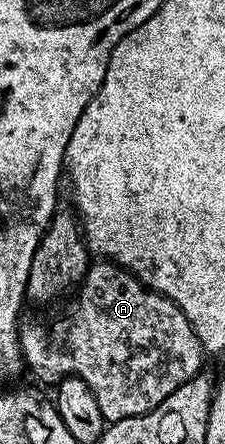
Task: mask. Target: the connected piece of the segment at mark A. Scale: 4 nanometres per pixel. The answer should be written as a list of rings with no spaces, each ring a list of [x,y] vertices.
[[[95,262],[88,267],[87,272],[83,276],[83,280],[79,283],[77,289],[77,297],[79,301],[75,304],[75,313],[67,320],[67,325],[64,328],[59,328],[55,332],[55,337],[51,341],[47,341],[47,328],[43,324],[38,324],[37,321],[31,320],[20,323],[19,325],[19,345],[23,351],[23,363],[39,380],[44,380],[45,383],[54,385],[62,378],[67,376],[75,376],[81,379],[89,386],[93,397],[97,400],[100,406],[101,414],[107,422],[120,420],[121,418],[133,418],[145,414],[149,410],[153,410],[157,406],[161,406],[161,402],[165,402],[165,398],[169,398],[169,394],[173,394],[173,390],[177,390],[177,386],[181,386],[185,382],[189,382],[196,374],[204,367],[203,359],[205,353],[203,343],[197,338],[197,334],[193,330],[193,326],[189,322],[189,318],[185,318],[185,314],[178,308],[169,298],[165,298],[159,292],[155,292],[151,288],[146,288],[139,279],[125,268],[120,268],[119,265],[110,262]]]

